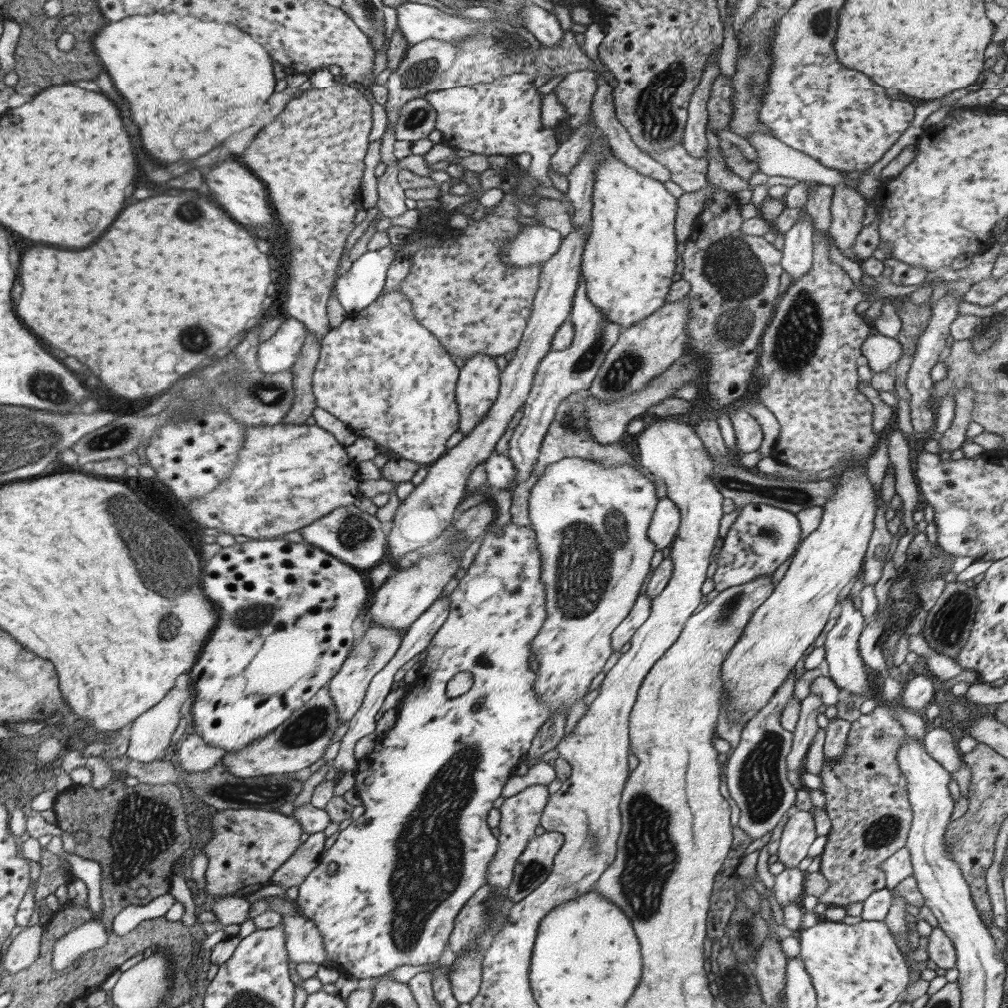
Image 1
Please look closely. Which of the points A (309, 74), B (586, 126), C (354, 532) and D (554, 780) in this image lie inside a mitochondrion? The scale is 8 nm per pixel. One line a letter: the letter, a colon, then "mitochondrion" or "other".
A: other
B: other
C: mitochondrion
D: other

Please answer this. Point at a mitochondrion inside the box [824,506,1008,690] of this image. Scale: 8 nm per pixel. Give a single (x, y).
(950, 622)

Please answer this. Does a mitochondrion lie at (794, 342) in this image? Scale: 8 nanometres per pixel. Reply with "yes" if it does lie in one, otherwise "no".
yes

